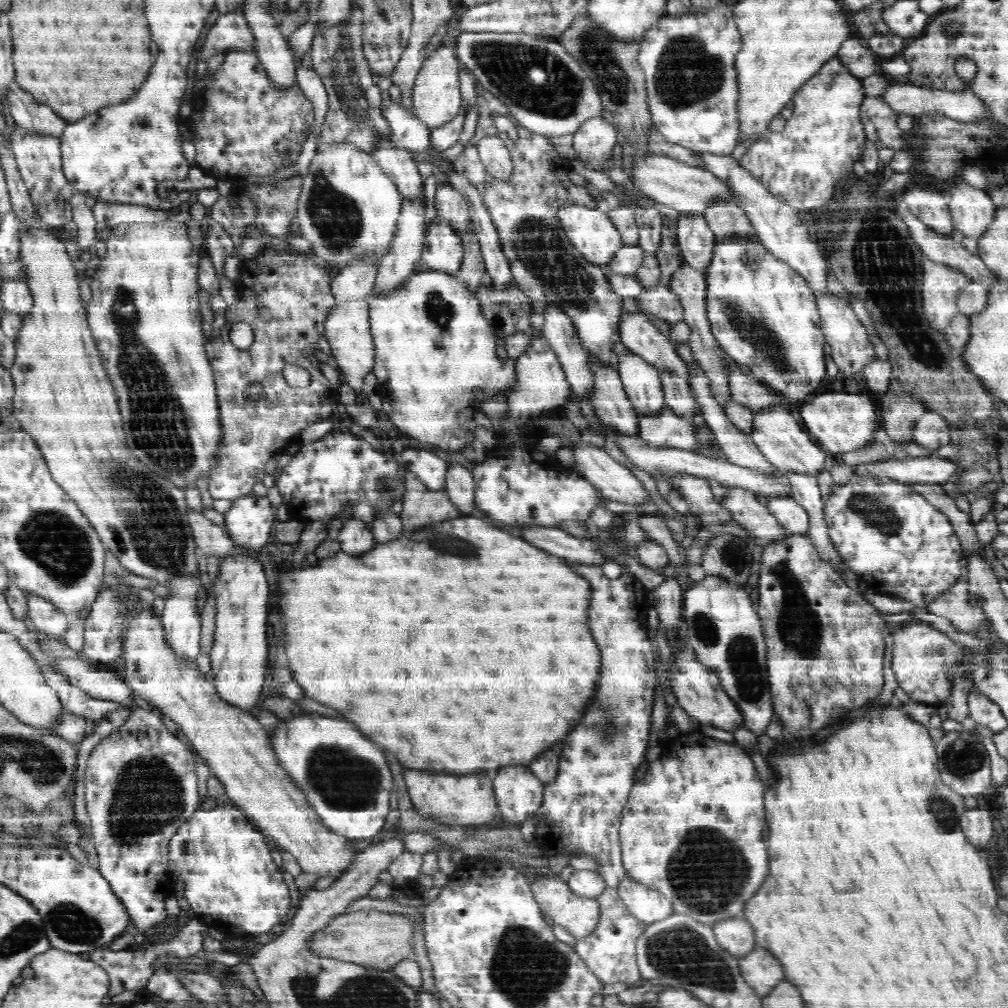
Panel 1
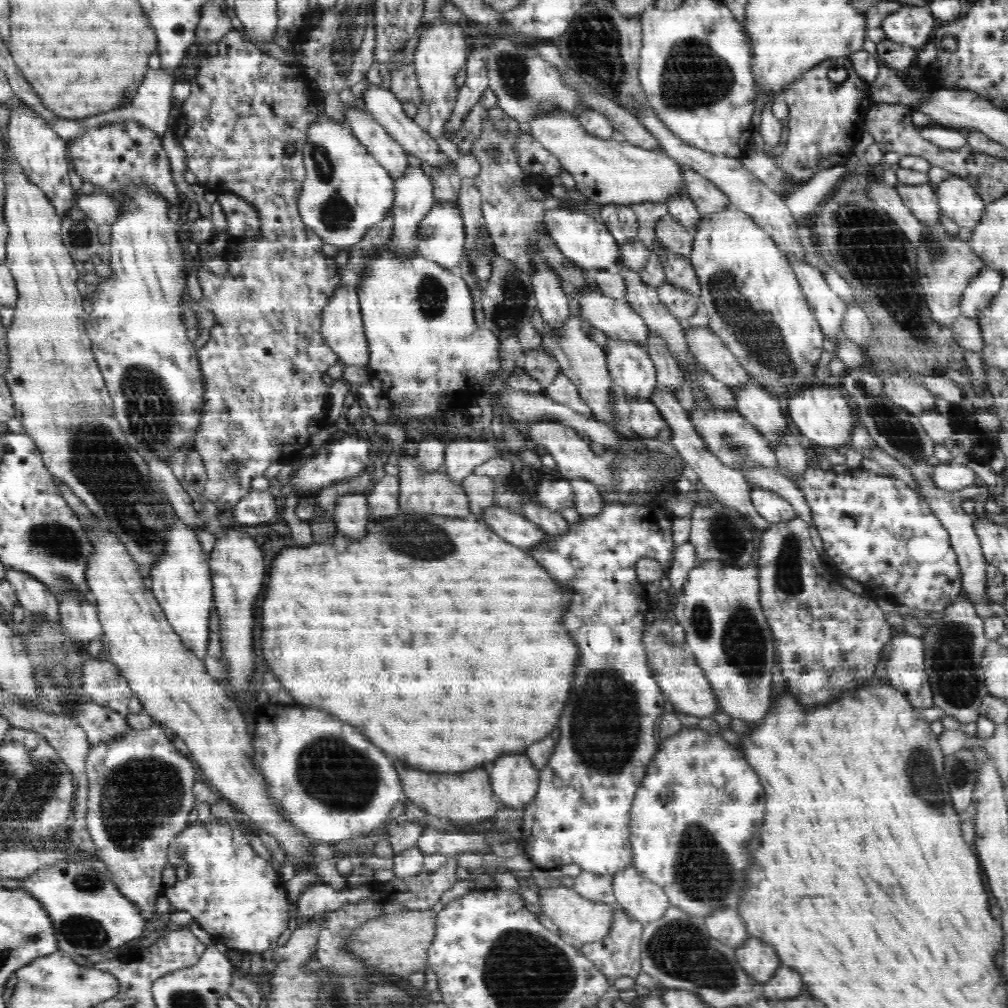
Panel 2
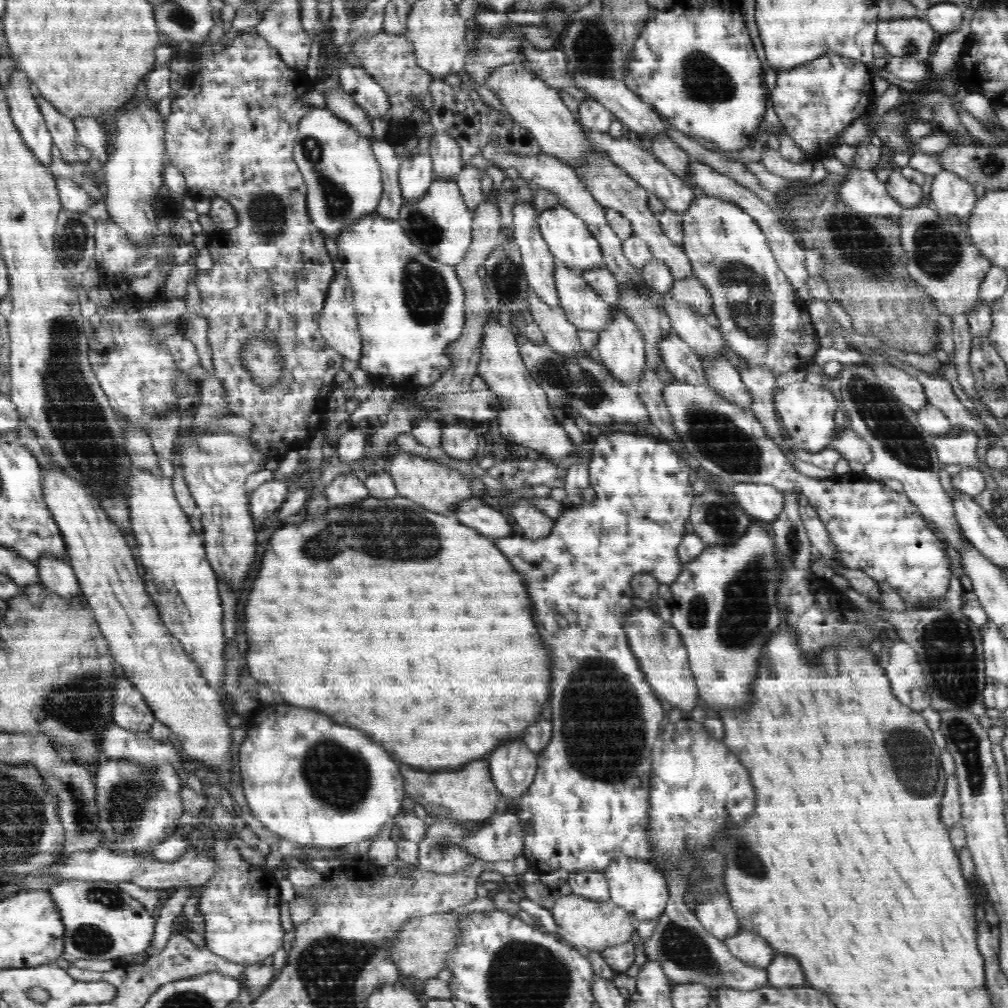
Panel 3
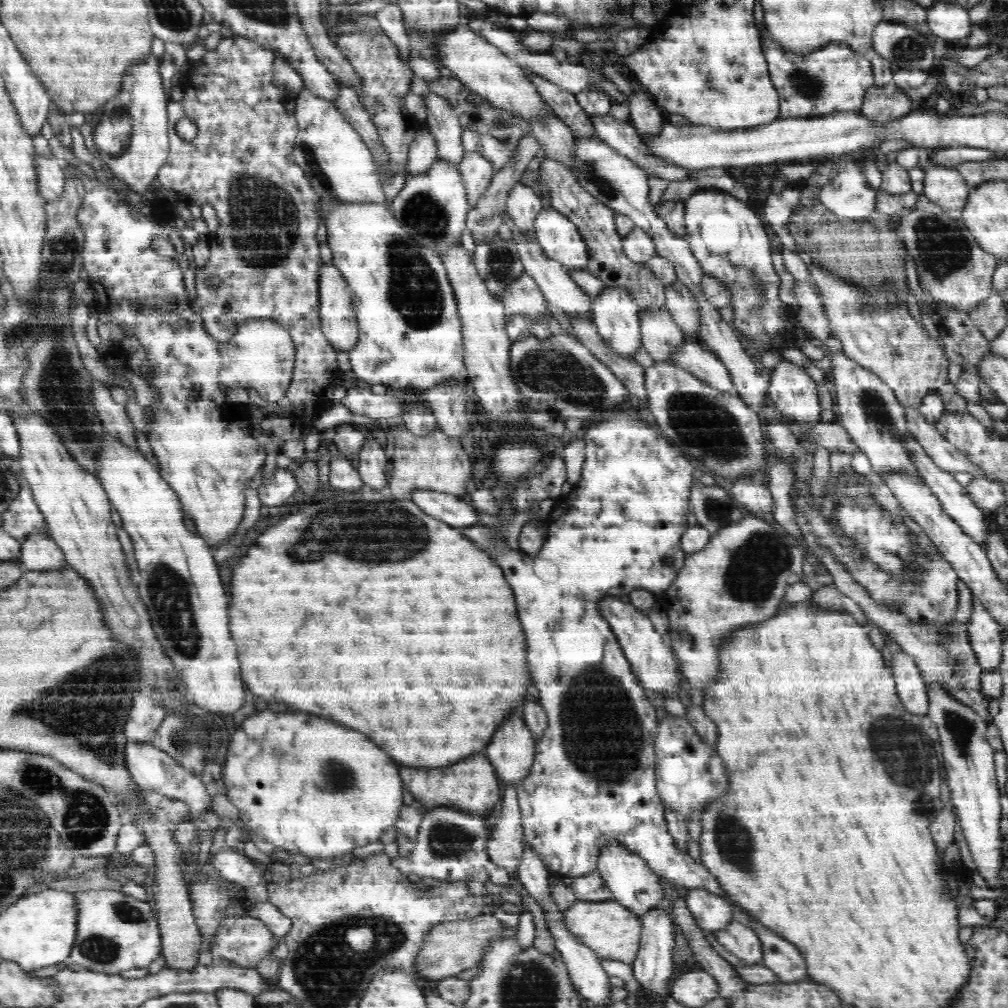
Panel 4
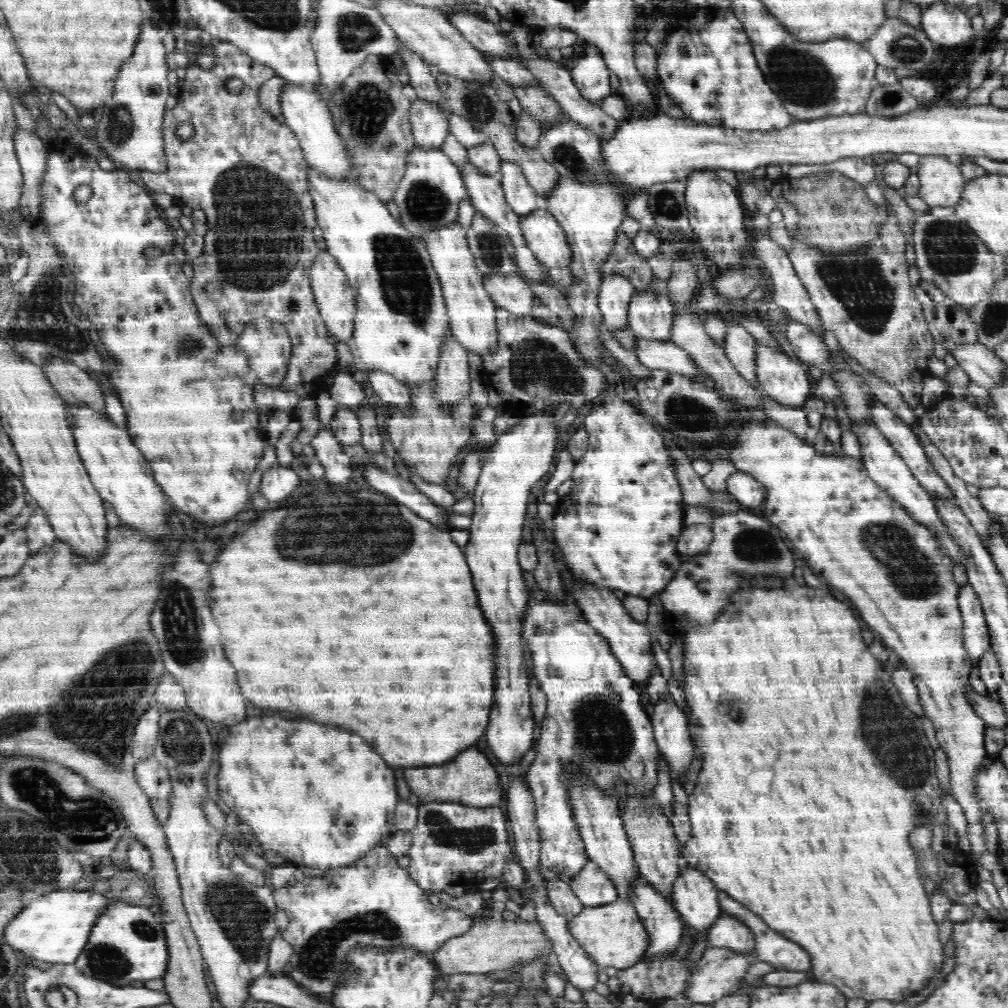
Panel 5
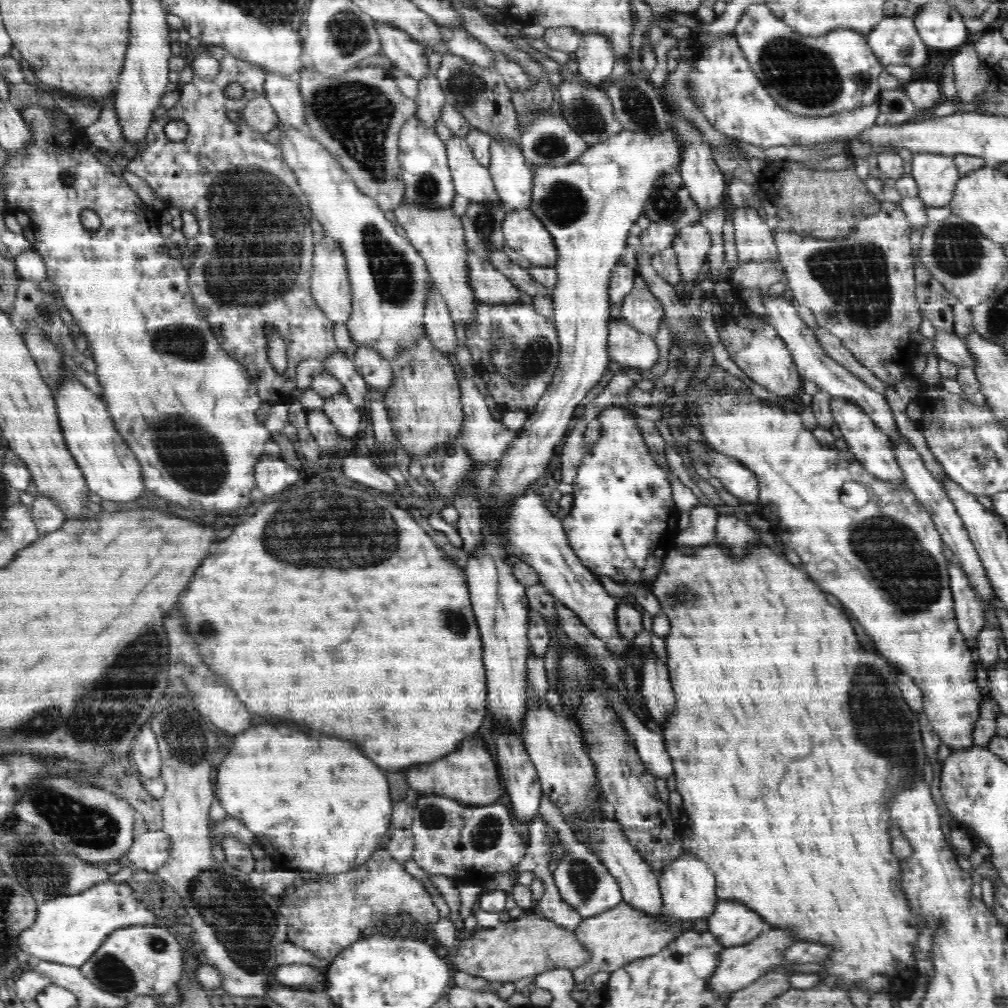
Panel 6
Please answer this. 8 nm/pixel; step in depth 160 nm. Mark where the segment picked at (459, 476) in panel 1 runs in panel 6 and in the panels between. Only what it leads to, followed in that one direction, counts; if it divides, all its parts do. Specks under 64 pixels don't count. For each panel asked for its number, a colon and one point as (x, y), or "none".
2: (462, 455)
3: (458, 441)
4: (448, 399)
5: (452, 382)
6: (439, 325)

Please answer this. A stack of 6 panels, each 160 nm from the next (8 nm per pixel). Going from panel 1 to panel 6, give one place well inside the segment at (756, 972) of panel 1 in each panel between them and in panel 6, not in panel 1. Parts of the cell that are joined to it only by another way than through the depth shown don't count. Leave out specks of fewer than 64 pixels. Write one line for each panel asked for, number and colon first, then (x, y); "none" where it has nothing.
2: (758, 959)
3: (749, 947)
4: (743, 942)
5: (727, 932)
6: (733, 924)

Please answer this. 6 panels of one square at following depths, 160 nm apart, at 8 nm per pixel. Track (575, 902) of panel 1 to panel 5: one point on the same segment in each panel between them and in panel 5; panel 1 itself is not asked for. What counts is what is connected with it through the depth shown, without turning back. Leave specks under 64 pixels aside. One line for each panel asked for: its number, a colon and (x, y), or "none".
2: (585, 920)
3: (596, 925)
4: (612, 931)
5: (613, 934)

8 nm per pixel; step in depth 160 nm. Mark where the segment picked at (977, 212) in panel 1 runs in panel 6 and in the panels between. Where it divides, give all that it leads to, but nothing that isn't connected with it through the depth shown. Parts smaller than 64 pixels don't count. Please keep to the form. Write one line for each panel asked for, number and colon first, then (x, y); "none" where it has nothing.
2: (957, 199)
3: (954, 197)
4: (945, 186)
5: (942, 184)
6: (937, 177)

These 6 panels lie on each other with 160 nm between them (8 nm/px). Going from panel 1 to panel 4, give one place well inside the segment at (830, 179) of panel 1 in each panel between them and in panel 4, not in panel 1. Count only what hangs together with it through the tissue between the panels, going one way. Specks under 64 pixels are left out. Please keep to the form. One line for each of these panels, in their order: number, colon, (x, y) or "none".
2: (826, 118)
3: (816, 101)
4: (834, 79)

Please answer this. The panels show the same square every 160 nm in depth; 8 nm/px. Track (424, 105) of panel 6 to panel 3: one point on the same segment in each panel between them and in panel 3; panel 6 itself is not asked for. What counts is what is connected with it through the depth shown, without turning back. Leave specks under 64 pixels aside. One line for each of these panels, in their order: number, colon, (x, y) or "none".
3: (415, 176)
4: (423, 152)
5: (429, 125)

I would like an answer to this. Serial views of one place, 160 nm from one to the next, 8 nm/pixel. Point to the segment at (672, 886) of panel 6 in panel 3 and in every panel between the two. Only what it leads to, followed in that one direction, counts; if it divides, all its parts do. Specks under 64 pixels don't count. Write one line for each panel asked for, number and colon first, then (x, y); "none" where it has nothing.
3: (716, 914)
4: (712, 913)
5: (694, 896)

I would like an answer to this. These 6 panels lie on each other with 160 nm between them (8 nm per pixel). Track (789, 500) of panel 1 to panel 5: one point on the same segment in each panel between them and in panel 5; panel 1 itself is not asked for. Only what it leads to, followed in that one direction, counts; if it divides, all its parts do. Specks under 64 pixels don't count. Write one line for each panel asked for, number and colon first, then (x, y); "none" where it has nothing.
2: (773, 507)
3: (764, 501)
4: (755, 496)
5: (744, 488)

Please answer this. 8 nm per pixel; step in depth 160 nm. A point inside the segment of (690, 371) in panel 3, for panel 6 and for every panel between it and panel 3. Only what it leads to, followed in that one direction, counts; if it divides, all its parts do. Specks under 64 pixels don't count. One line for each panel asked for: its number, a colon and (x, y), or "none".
4: (660, 334)
5: (650, 314)
6: (643, 311)

